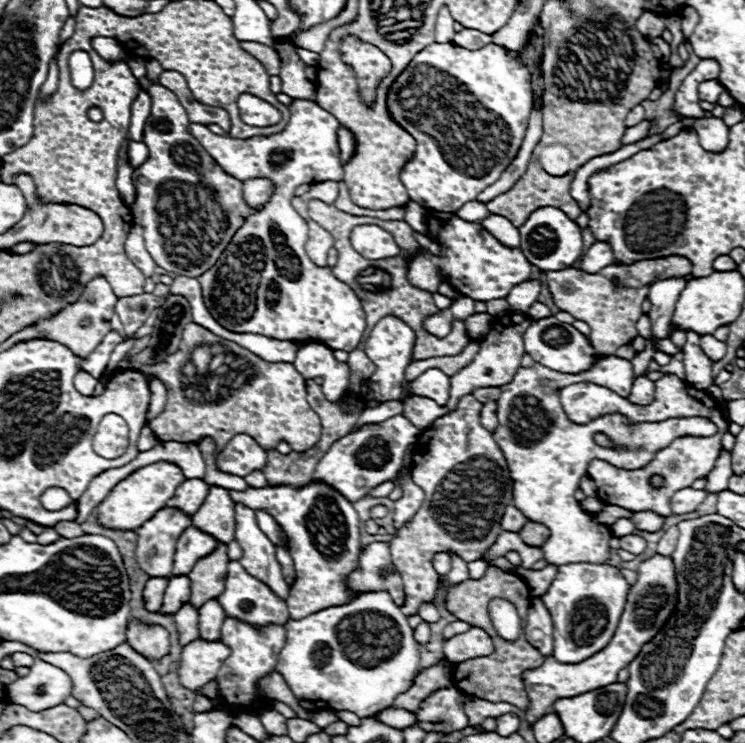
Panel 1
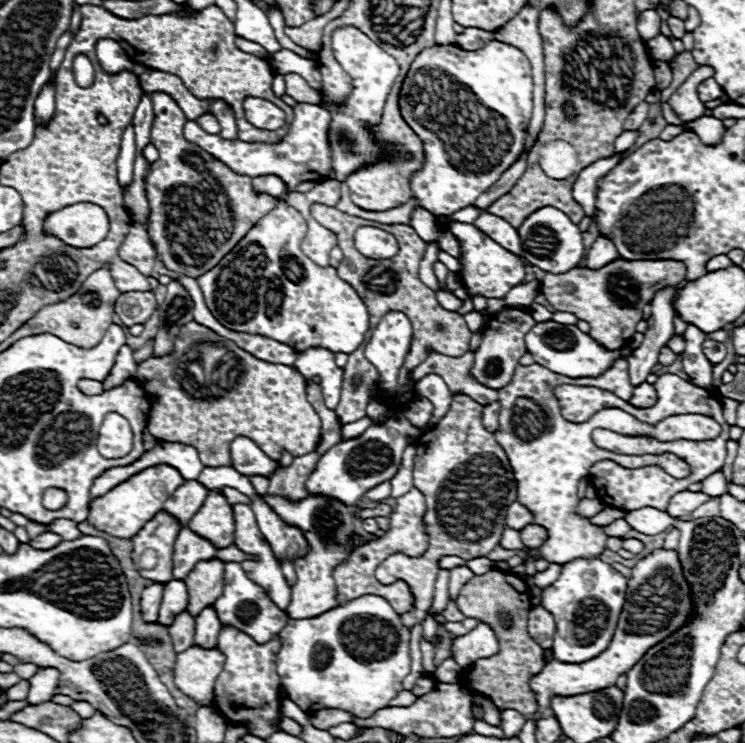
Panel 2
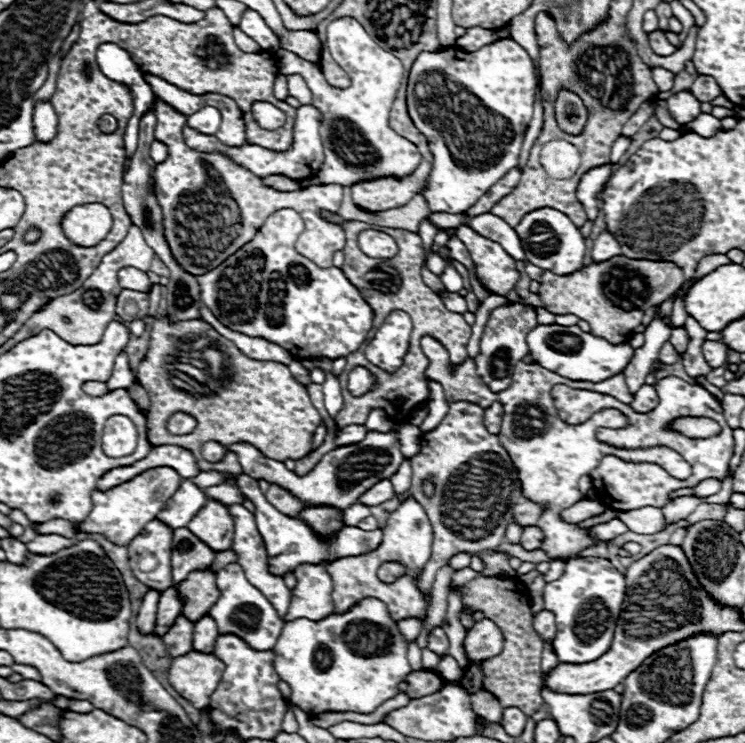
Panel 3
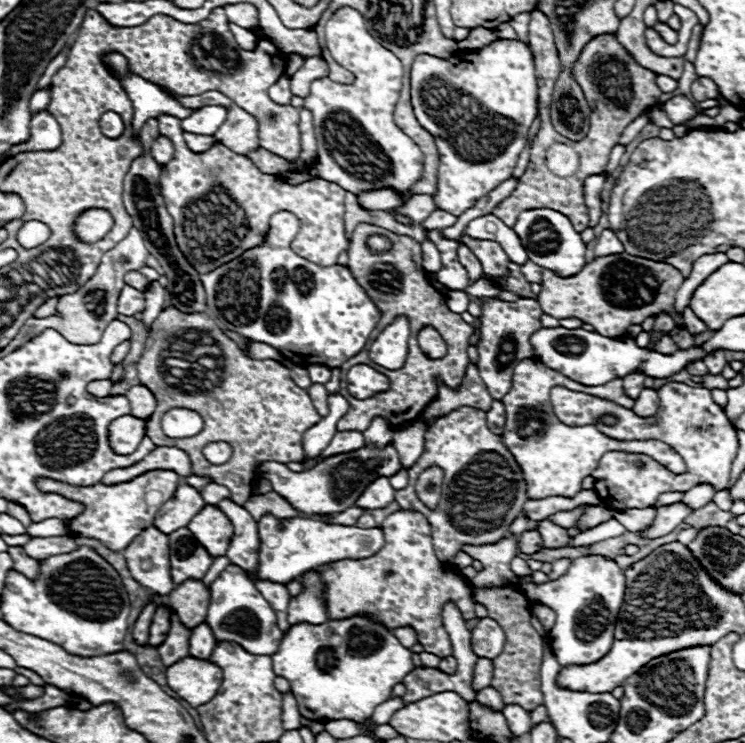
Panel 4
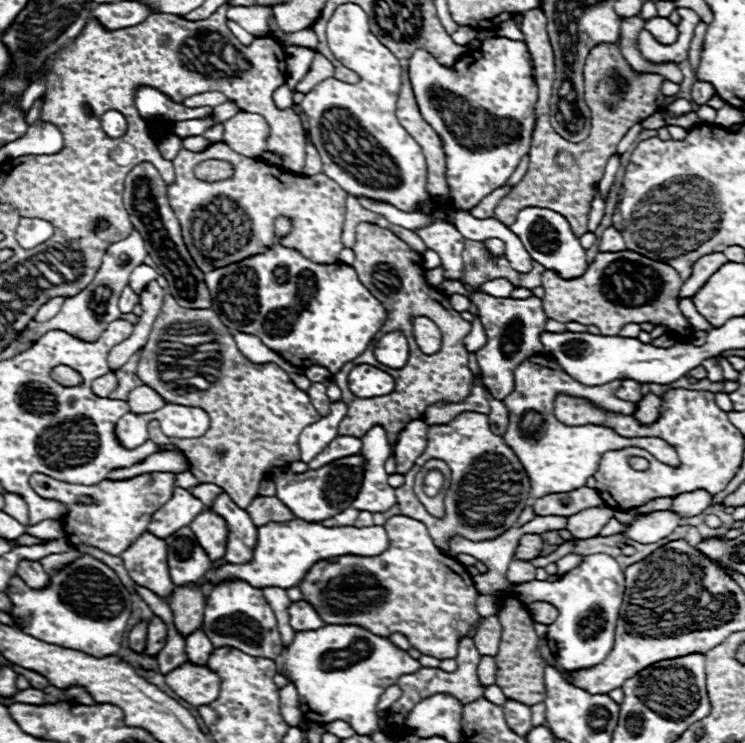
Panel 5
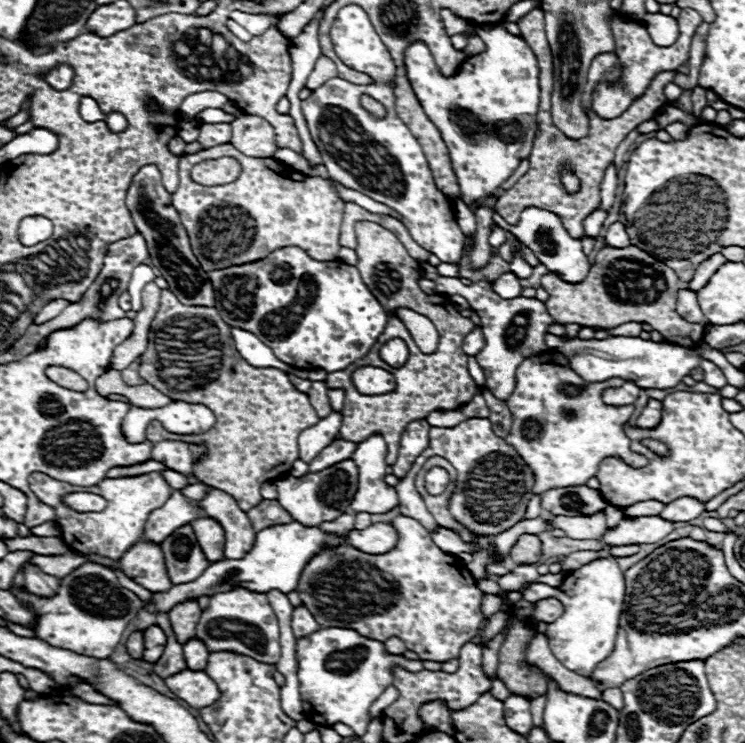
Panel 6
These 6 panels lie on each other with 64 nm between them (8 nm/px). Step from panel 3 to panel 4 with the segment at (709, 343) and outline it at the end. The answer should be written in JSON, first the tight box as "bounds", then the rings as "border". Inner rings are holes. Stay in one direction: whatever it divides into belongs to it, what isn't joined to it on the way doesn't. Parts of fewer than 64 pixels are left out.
{"bounds":[704,350,728,374],"border":[[[714,350],[712,354],[708,354],[708,356],[704,358],[704,364],[708,366],[708,372],[710,372],[710,374],[720,374],[722,368],[728,364],[726,358],[724,358],[724,350]]]}

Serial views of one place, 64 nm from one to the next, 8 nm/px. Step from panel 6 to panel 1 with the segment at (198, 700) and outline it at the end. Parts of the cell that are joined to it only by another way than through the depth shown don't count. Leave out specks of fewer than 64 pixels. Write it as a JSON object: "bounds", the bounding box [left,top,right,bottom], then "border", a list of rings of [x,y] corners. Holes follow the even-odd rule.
{"bounds":[180,640,230,692],"border":[[[192,640],[182,648],[180,656],[180,684],[196,692],[196,688],[204,686],[212,678],[216,678],[224,660],[230,656],[230,648],[222,640]]]}

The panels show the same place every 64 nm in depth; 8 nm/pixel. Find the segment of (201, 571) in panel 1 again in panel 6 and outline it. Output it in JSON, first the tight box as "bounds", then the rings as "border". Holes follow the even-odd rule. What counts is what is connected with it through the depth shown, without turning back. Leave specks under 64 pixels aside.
{"bounds":[170,600,202,644],"border":[[[188,600],[182,604],[176,604],[170,610],[170,622],[172,622],[172,630],[178,636],[180,644],[188,642],[194,636],[194,630],[198,626],[198,618],[200,618],[202,610],[198,606],[196,600]]]}

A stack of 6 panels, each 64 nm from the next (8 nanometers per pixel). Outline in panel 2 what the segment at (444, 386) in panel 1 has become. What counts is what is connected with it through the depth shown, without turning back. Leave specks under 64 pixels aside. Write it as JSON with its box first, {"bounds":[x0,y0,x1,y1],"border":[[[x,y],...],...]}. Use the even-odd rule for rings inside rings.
{"bounds":[416,374,452,428],"border":[[[428,374],[428,376],[420,378],[416,388],[418,388],[420,396],[428,398],[434,404],[434,418],[428,424],[428,428],[430,428],[448,412],[450,402],[452,402],[452,394],[450,394],[446,382],[442,380],[442,376],[438,376],[438,374]]]}

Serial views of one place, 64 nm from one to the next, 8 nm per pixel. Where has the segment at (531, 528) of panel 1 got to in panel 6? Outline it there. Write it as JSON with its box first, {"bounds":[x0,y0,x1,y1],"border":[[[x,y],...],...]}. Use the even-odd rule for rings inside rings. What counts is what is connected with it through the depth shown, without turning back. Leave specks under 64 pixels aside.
{"bounds":[510,534,542,564],"border":[[[524,534],[518,538],[510,552],[510,560],[514,564],[534,564],[540,560],[542,554],[542,542],[536,534]]]}

